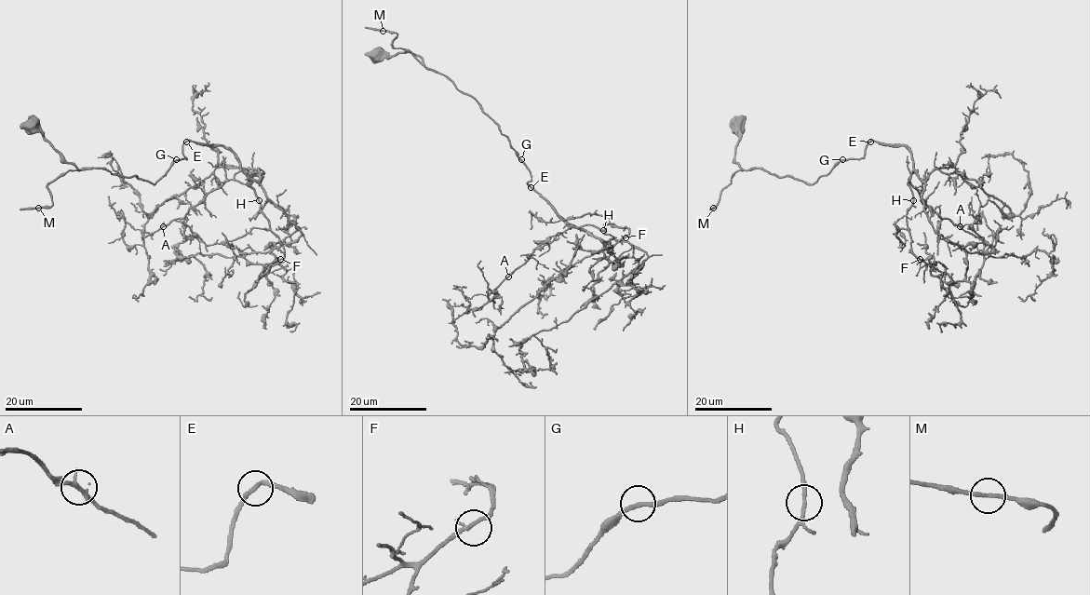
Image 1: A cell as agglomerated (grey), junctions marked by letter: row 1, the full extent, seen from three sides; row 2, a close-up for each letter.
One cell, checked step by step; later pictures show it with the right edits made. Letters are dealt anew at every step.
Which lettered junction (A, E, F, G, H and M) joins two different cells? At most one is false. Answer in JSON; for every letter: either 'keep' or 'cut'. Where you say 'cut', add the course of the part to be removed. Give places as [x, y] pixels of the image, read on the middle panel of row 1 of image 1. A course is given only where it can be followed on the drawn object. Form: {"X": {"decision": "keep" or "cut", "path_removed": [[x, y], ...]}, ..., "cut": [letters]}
{"A": {"decision": "keep"}, "E": {"decision": "keep"}, "F": {"decision": "keep"}, "G": {"decision": "keep"}, "H": {"decision": "keep"}, "M": {"decision": "keep"}, "cut": []}

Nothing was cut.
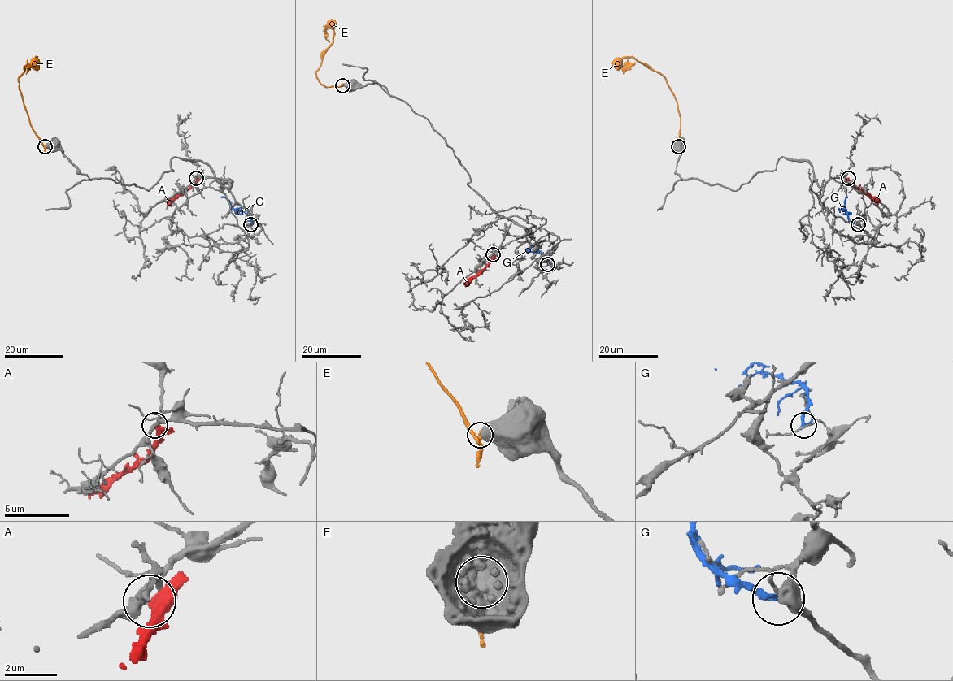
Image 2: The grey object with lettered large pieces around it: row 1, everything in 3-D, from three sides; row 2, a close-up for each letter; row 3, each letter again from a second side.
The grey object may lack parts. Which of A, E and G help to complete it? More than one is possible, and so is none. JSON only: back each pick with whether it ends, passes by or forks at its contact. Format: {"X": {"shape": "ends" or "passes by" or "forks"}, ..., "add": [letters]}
{"add": []}

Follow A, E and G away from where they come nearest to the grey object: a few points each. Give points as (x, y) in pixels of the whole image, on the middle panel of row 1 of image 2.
A: (493, 254), (493, 258), (476, 275), (463, 284)
E: (342, 85), (326, 87), (316, 76), (322, 56), (333, 40), (332, 28), (326, 30), (329, 42)
G: (548, 264), (546, 254), (525, 250), (518, 253)

